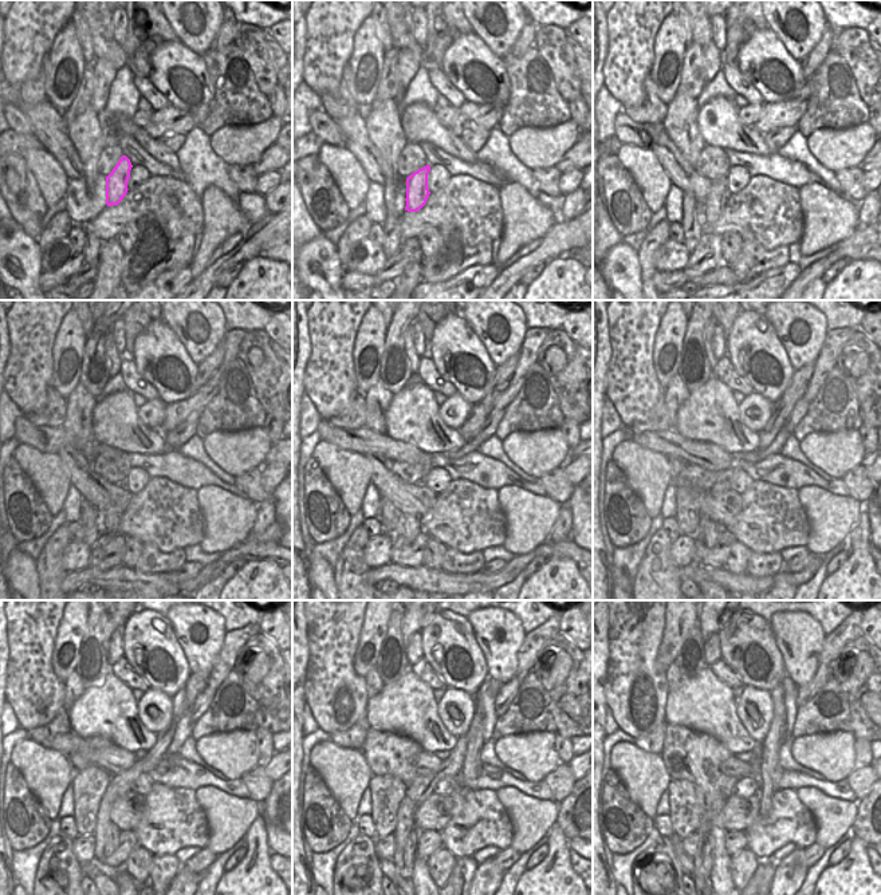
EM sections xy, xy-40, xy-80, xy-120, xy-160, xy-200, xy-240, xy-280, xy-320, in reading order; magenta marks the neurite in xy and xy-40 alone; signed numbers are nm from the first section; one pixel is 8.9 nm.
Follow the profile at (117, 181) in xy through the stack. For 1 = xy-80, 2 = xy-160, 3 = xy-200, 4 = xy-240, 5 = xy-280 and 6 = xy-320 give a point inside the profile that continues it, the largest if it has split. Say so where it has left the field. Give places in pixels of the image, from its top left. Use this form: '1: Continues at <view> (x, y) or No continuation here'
1: Continues at xy-80 (715, 204)
2: Continues at xy-160 (409, 524)
3: Continues at xy-200 (712, 529)
4: Continues at xy-240 (113, 835)
5: Continues at xy-280 (409, 852)
6: Continues at xy-320 (708, 846).

